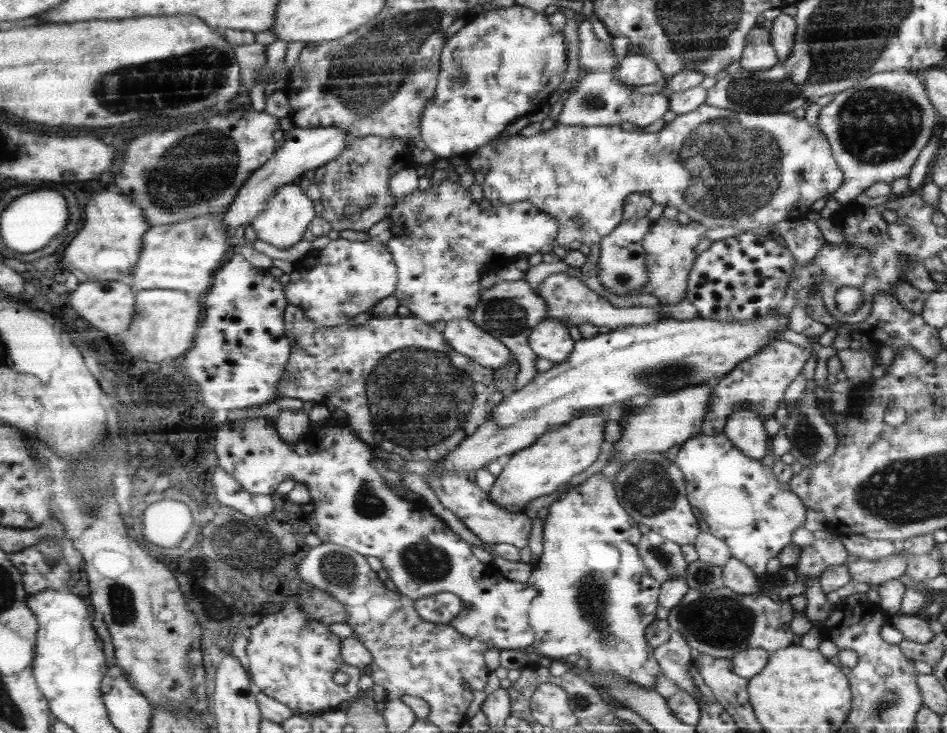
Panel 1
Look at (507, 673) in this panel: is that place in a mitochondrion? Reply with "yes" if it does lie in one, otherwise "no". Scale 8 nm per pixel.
no

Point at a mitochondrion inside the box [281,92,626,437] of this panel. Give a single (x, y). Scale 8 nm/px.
(506, 316)

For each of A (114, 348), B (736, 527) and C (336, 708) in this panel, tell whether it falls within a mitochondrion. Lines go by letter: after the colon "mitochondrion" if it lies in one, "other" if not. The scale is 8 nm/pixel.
A: other
B: other
C: other

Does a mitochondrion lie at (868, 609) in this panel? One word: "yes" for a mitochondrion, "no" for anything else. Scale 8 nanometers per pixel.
no

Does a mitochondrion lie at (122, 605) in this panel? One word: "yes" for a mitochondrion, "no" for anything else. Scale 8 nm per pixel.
yes

